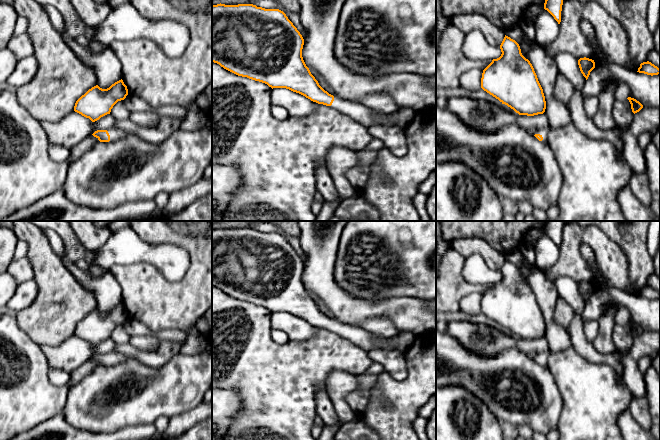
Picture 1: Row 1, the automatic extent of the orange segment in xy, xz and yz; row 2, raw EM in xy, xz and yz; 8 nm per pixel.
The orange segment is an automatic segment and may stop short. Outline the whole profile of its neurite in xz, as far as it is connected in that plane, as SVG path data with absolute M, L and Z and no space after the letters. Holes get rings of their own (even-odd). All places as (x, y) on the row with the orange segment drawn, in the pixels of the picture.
M253 4L212 5L212 62L242 77L273 88L286 88L318 104L330 106L367 127L404 128L415 116L411 109L399 109L385 121L373 118L372 110L358 102L343 100L325 91L306 66L302 49L304 39L286 14L279 9L265 9Z

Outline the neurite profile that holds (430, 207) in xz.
M436 184L428 194L425 210L432 221L436 221Z

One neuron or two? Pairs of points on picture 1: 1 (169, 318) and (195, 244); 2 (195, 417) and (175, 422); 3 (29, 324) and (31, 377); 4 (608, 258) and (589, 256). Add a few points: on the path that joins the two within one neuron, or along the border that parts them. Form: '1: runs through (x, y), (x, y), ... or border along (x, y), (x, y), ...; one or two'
1: runs through (187, 300), (197, 290), (197, 262); one
2: runs through (190, 418), (180, 422); one
3: border along (16, 319), (17, 325), (40, 346); two
4: border along (582, 242), (592, 250), (598, 273), (603, 279); two

